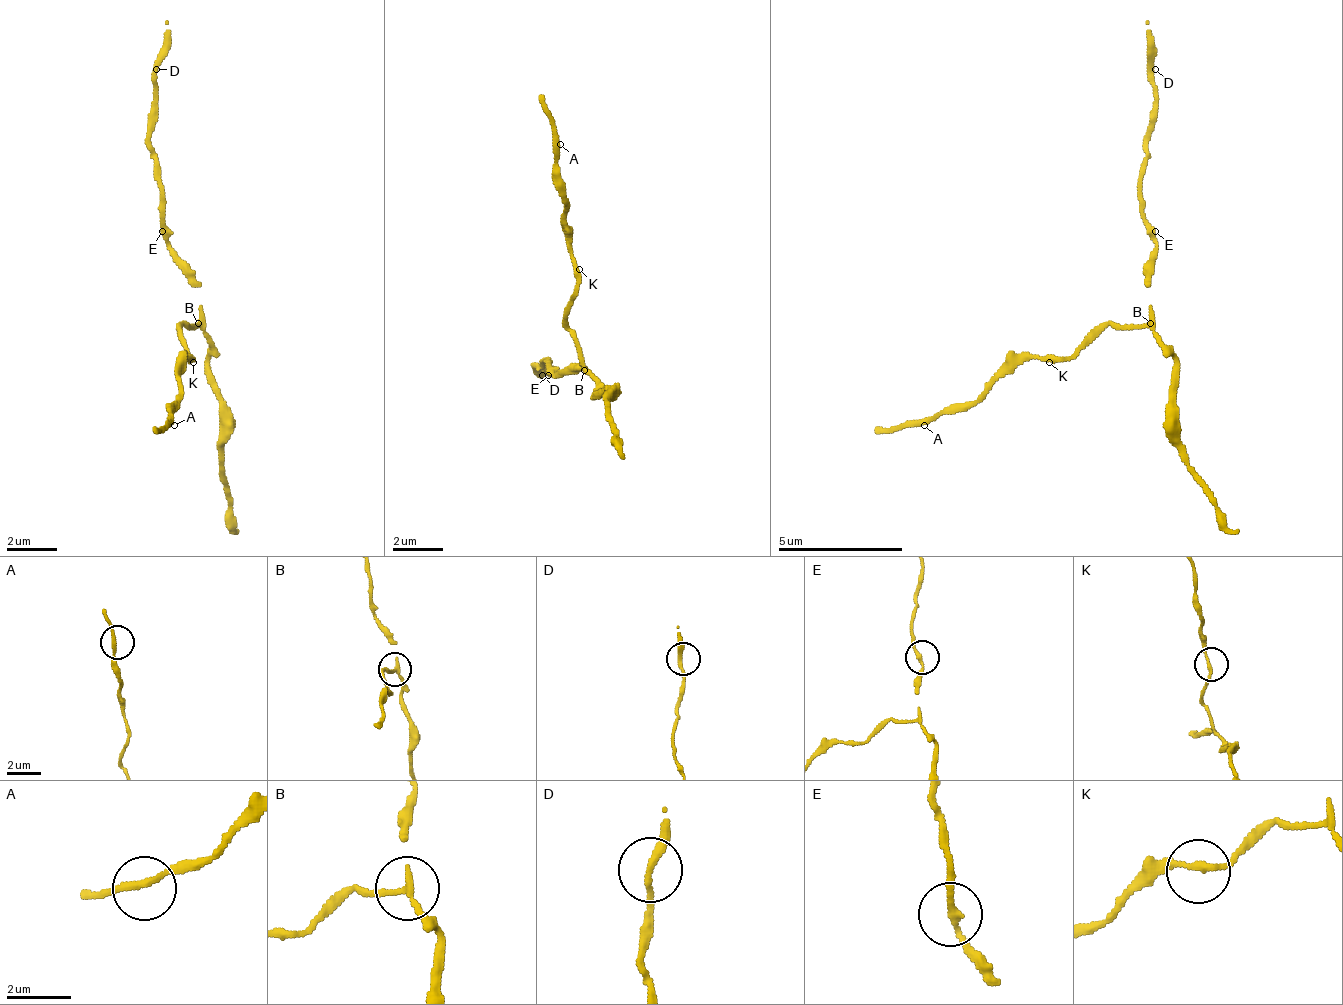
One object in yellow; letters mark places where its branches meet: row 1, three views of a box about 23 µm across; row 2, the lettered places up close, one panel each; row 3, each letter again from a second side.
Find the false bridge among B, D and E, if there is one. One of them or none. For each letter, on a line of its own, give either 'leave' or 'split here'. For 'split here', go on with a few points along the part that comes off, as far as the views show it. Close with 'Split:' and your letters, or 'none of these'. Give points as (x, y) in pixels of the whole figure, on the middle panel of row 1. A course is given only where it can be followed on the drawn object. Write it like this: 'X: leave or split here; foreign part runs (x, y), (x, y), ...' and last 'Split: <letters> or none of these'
B: split here; foreign part runs (585, 369), (567, 312), (579, 287), (573, 237), (554, 181), (542, 94)
D: leave
E: leave
Split: B

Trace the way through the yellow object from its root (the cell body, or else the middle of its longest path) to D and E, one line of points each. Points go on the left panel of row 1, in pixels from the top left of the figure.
D: (199, 319), (199, 281), (168, 244), (168, 225), (162, 219), (162, 169), (149, 144), (156, 69)
E: (199, 319), (199, 281), (162, 231)

